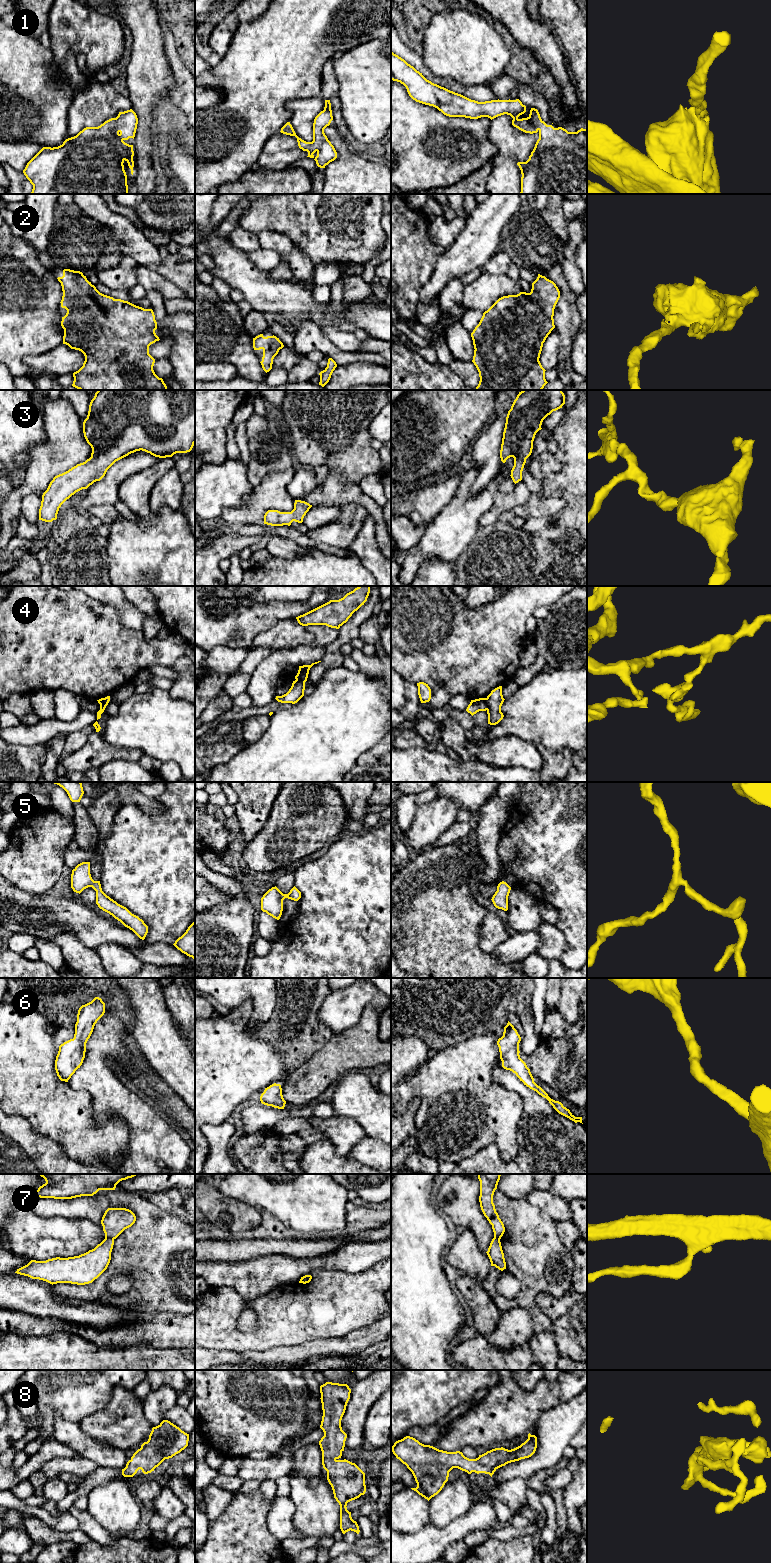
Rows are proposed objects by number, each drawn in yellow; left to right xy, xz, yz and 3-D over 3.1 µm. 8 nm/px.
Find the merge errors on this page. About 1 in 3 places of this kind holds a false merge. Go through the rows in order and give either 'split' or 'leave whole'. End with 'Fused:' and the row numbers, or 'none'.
1: leave whole
2: leave whole
3: leave whole
4: split
5: leave whole
6: leave whole
7: split
8: leave whole
Fused: 4, 7

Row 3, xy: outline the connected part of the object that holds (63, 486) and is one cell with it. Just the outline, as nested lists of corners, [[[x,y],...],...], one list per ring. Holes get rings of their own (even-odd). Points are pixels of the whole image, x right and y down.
[[[98,390],[83,422],[83,433],[92,448],[91,457],[53,478],[42,495],[39,520],[56,520],[59,508],[67,499],[100,481],[116,461],[131,453],[142,450],[155,457],[166,458],[190,452],[195,444],[195,390]]]

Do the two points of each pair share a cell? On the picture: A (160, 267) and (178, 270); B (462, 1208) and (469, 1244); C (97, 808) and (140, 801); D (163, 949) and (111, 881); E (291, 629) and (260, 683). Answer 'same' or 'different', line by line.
A: same
B: different
C: same
D: different
E: different

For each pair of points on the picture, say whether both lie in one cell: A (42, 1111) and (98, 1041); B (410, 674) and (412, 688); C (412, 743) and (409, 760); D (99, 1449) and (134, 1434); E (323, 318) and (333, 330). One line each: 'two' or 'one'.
A: two
B: two
C: two
D: two
E: two

